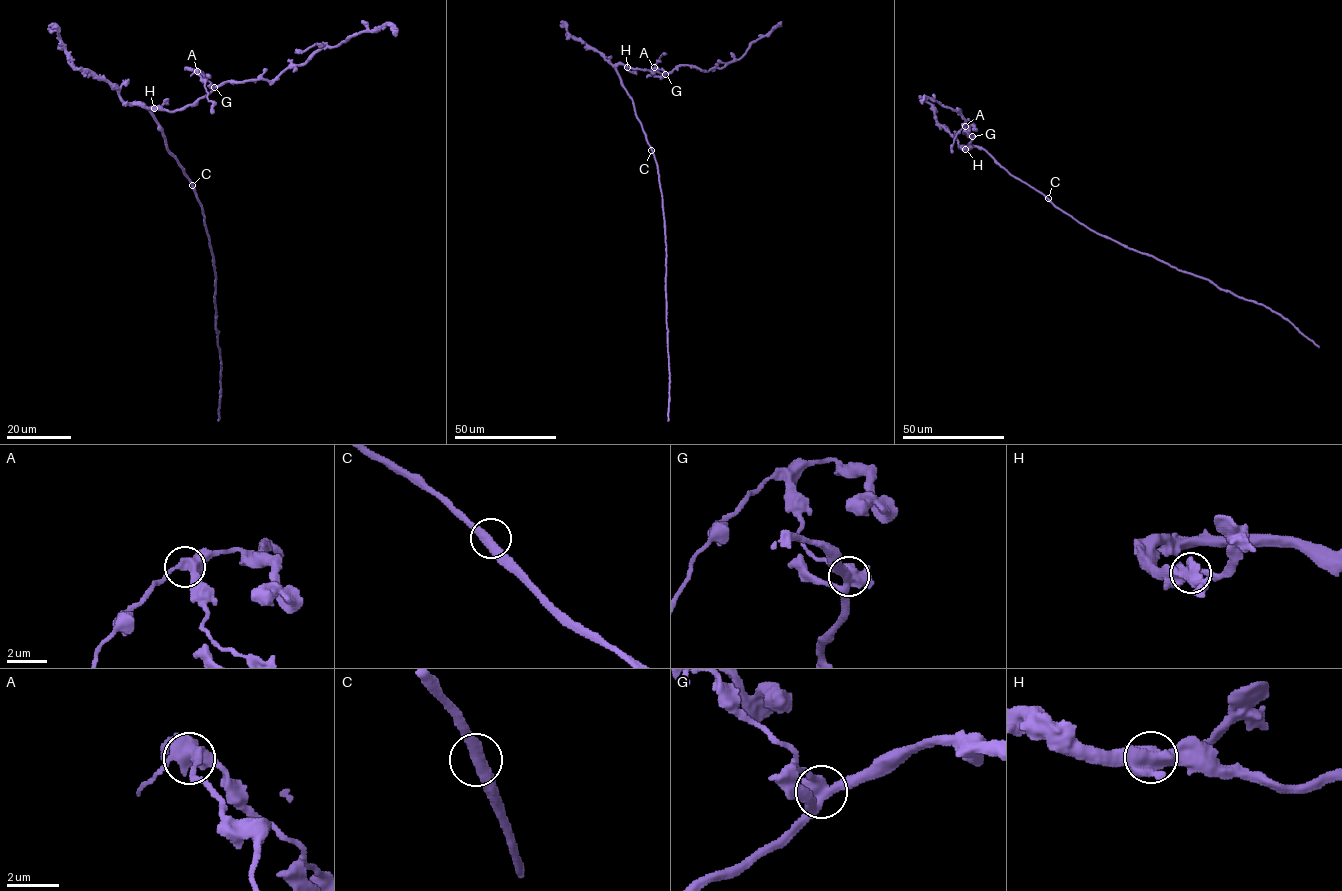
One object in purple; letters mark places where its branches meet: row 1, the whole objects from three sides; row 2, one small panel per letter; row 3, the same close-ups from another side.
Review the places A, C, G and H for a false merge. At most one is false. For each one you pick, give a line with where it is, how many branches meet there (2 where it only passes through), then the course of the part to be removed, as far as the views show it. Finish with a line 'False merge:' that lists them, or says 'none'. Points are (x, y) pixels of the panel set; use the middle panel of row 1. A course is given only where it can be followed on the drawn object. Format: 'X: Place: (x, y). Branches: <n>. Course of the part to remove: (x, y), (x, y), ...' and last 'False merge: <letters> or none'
G: Place: (665, 74). Branches: 6. Course of the part to remove: (665, 74), (655, 65), (663, 54)
False merge: G

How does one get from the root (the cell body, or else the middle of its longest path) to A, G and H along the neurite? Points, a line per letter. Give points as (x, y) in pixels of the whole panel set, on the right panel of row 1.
A: (1047, 199), (1011, 175), (982, 149), (974, 146), (962, 149), (967, 151), (971, 141), (965, 126)
G: (1047, 199), (1011, 175), (982, 149), (974, 146), (962, 149), (968, 150), (972, 136)
H: (1047, 199), (1011, 175), (982, 149), (962, 146), (965, 149)

